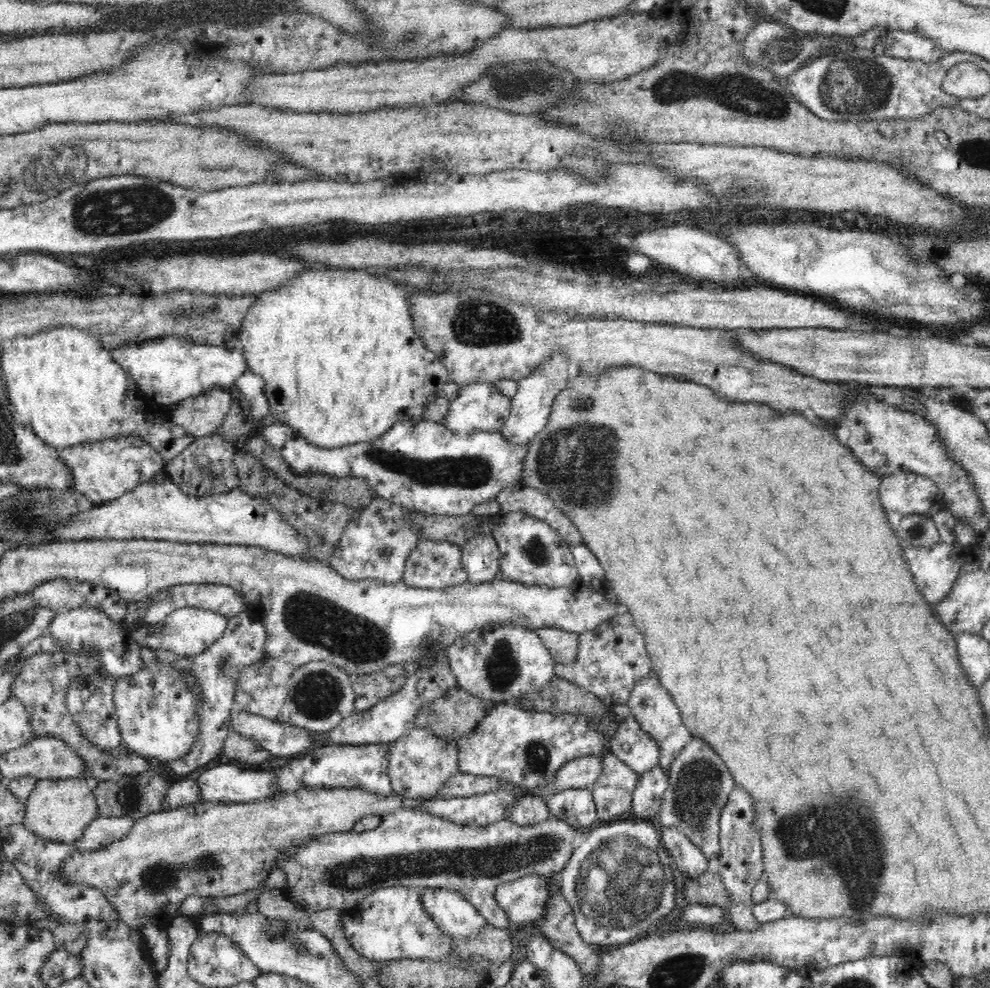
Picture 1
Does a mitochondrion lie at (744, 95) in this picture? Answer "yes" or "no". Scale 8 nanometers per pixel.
yes

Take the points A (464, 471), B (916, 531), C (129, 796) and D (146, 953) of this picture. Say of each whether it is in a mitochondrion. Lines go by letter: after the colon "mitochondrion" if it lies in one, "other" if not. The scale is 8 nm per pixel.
A: mitochondrion
B: mitochondrion
C: mitochondrion
D: other

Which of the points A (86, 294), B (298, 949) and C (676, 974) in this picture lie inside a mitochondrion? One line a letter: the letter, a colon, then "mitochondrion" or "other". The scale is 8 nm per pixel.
A: other
B: mitochondrion
C: mitochondrion

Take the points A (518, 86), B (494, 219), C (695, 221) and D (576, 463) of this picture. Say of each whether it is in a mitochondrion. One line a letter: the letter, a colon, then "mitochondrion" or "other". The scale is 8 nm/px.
A: mitochondrion
B: other
C: other
D: mitochondrion

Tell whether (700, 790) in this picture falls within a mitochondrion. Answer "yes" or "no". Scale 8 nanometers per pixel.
yes

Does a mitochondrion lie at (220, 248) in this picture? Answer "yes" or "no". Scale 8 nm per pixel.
no

